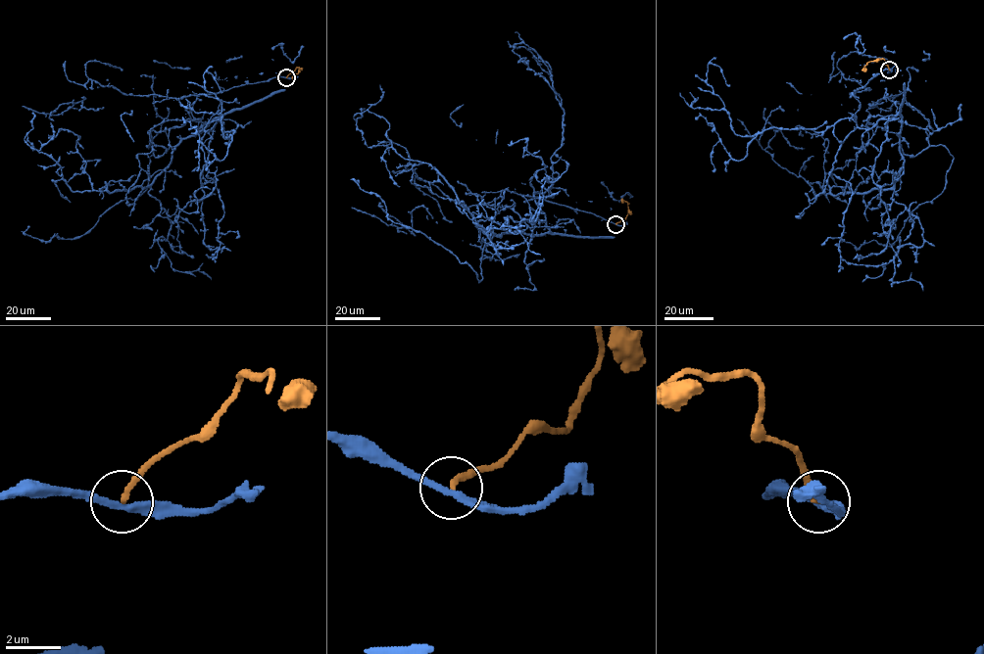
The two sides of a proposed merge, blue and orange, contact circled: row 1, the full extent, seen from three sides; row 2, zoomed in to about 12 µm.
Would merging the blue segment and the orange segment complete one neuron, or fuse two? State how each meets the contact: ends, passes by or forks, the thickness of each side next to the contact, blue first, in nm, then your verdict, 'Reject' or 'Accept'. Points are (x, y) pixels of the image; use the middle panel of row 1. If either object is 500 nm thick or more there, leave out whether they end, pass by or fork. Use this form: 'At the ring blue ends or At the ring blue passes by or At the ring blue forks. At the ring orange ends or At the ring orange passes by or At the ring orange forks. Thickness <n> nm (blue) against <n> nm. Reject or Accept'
At the ring blue passes by. At the ring orange ends. Thickness 240 nm (blue) against 180 nm. Reject

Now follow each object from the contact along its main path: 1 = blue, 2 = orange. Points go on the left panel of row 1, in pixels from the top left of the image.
1: (286, 77), (218, 92), (208, 132), (219, 117), (151, 147), (147, 188), (79, 236), (28, 226)
2: (286, 77), (298, 68), (292, 79)

